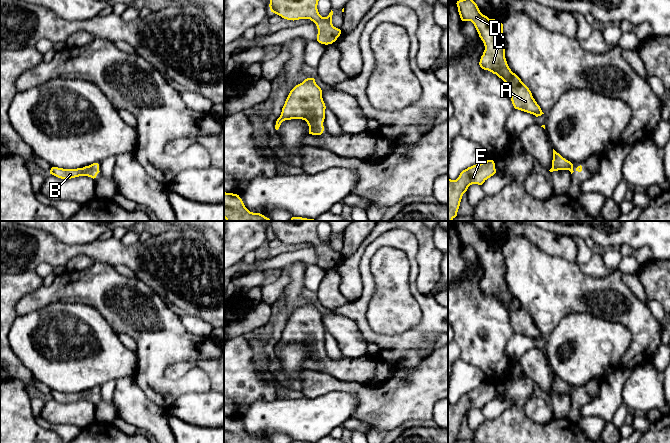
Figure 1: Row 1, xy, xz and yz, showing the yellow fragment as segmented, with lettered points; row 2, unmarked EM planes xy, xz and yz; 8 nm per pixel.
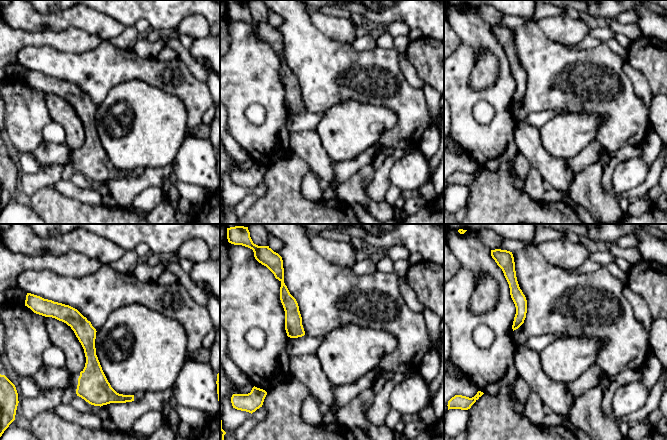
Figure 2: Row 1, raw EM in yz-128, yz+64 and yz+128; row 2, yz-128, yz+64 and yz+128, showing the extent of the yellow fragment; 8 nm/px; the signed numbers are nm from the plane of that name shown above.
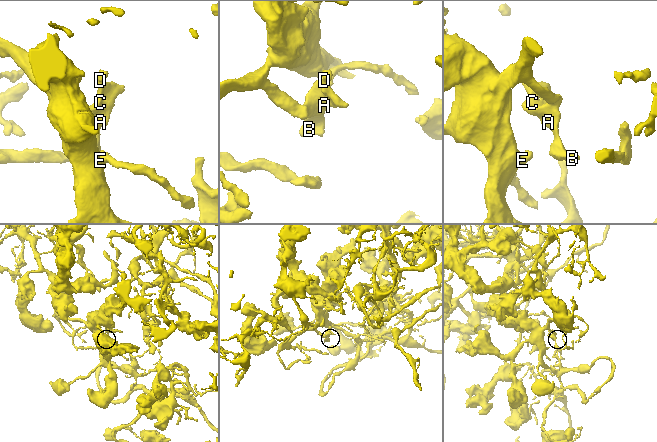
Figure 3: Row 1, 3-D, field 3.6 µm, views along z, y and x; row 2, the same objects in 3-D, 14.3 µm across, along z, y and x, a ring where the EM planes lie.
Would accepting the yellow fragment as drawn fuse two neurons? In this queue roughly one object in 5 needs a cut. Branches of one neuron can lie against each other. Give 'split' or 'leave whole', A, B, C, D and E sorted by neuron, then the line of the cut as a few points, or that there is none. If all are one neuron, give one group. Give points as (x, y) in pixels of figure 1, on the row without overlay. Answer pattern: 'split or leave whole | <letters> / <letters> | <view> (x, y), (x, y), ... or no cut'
leave whole | A B C D E | no cut

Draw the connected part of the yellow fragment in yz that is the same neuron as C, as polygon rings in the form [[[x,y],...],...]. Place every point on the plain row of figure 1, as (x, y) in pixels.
[[[470,221],[459,224],[456,228],[461,244],[471,245],[484,267],[485,274],[479,286],[480,291],[496,298],[506,307],[515,333],[536,341],[544,338],[529,312],[511,295],[507,288],[503,248],[483,239]]]

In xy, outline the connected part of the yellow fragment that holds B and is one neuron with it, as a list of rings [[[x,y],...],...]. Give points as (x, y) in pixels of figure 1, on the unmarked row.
[[[93,387],[89,390],[77,393],[63,393],[58,391],[52,391],[50,394],[50,398],[61,403],[71,403],[79,400],[88,400],[94,403],[99,396],[100,395],[98,387]]]

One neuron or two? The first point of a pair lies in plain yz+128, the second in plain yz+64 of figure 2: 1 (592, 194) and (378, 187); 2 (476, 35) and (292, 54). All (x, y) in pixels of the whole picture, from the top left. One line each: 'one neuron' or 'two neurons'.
1: two neurons
2: two neurons

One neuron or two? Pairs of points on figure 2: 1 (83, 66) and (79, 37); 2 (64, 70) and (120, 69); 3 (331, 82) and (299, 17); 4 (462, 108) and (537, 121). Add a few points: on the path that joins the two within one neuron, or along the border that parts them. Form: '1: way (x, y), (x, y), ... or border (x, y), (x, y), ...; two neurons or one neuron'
1: border (101, 40), (95, 47), (83, 52), (58, 51); two neurons
2: way (78, 69), (106, 69); one neuron
3: way (322, 66), (306, 50), (299, 33); one neuron
4: border (514, 119), (515, 125); two neurons

